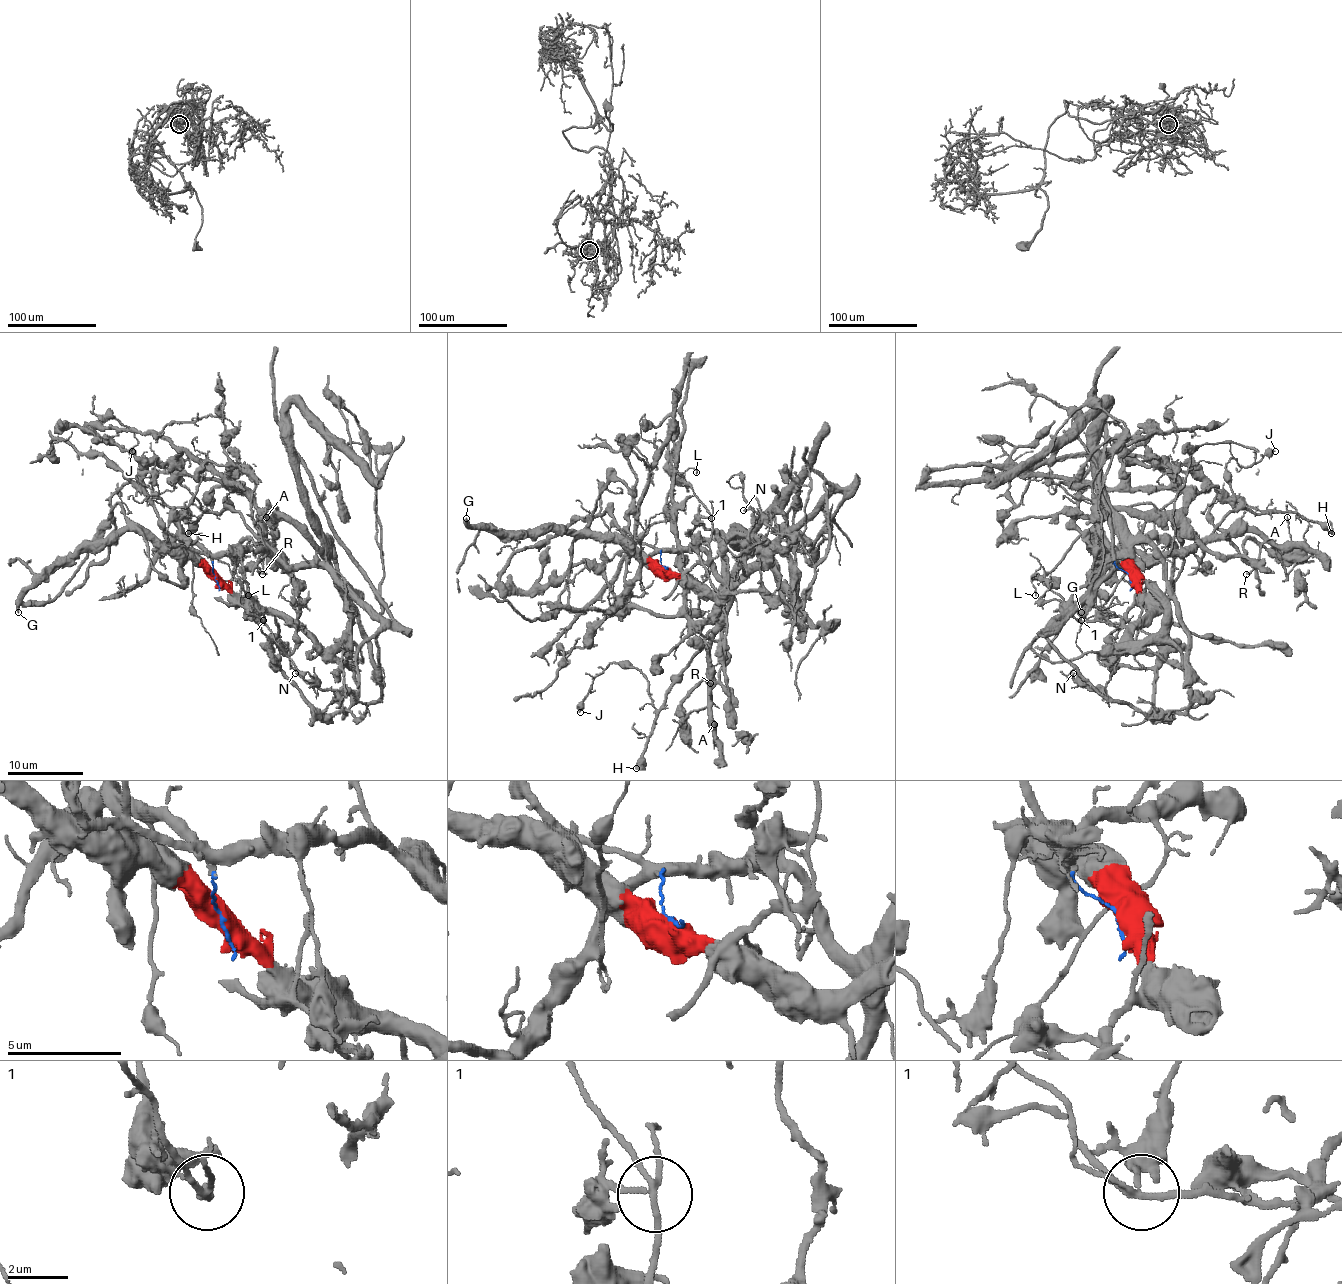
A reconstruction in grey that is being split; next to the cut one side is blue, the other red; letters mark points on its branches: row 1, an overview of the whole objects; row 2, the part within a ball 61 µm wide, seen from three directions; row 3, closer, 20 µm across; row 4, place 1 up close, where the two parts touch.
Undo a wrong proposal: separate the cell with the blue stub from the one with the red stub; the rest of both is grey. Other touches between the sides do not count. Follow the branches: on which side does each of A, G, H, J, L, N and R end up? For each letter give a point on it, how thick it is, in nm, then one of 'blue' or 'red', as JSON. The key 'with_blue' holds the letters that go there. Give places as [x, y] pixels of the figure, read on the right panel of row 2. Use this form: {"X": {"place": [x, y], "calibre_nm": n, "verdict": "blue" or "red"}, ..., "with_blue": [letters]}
{"A": {"place": [1287, 517], "calibre_nm": 140, "verdict": "blue"}, "G": {"place": [1081, 612], "calibre_nm": 240, "verdict": "red"}, "H": {"place": [1331, 533], "calibre_nm": 500, "verdict": "blue"}, "J": {"place": [1275, 451], "calibre_nm": 360, "verdict": "blue"}, "L": {"place": [1035, 595], "calibre_nm": 90, "verdict": "red"}, "N": {"place": [1073, 673], "calibre_nm": 130, "verdict": "blue"}, "R": {"place": [1246, 574], "calibre_nm": 200, "verdict": "blue"}, "with_blue": ["A", "H", "J", "N", "R"]}

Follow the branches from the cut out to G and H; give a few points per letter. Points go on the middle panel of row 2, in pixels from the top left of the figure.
G: (664, 566), (659, 566), (640, 551), (628, 551), (621, 544), (590, 534), (473, 529), (466, 517)
H: (664, 566), (660, 551), (702, 549), (727, 587), (729, 614), (666, 695), (636, 769)

